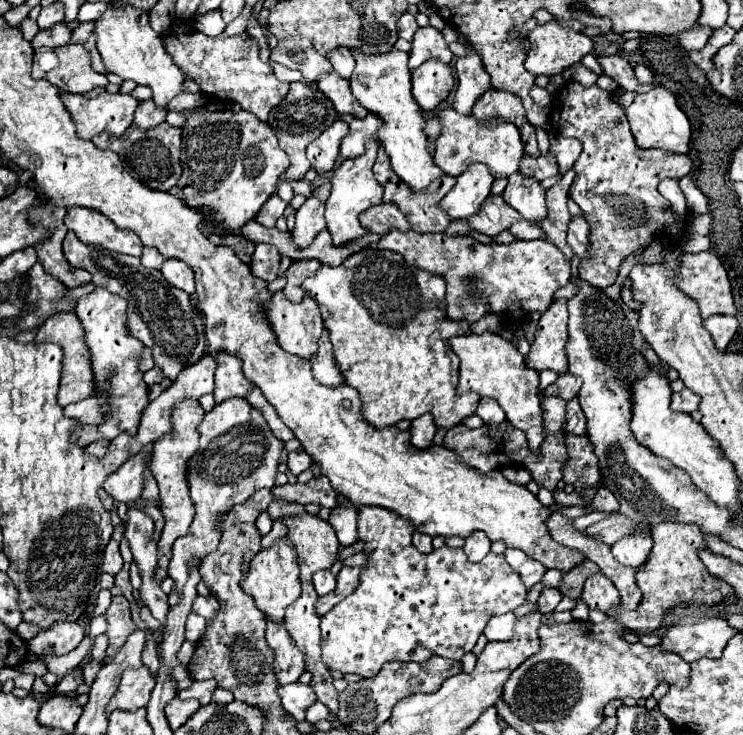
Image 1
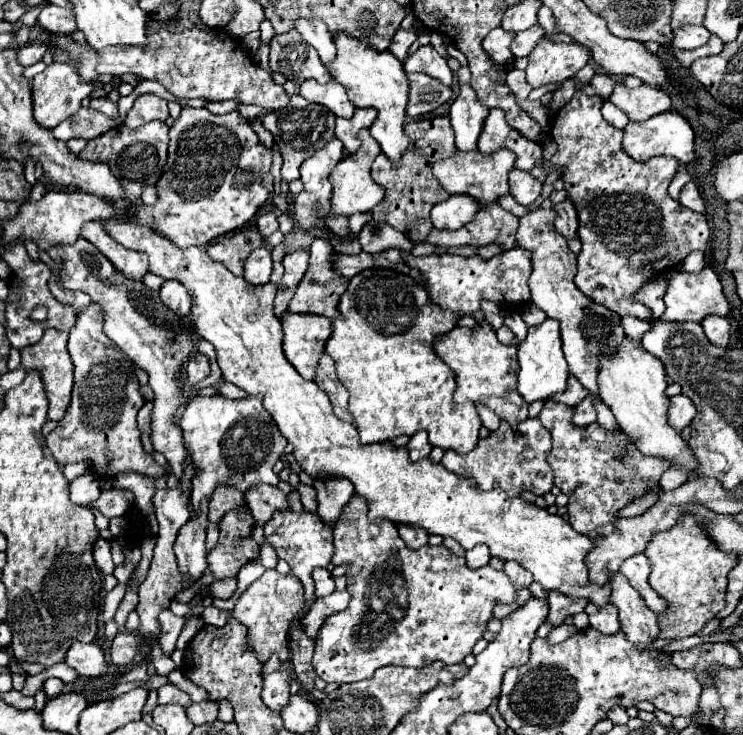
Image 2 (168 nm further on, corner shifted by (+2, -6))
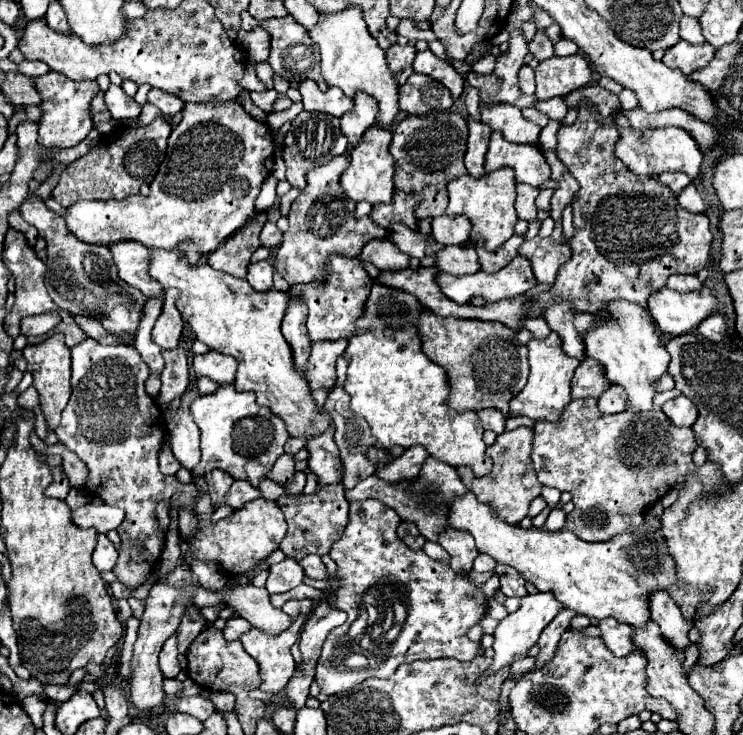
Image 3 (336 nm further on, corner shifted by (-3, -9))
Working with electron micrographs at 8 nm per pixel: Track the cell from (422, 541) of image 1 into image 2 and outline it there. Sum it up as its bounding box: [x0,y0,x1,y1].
[397,525,429,549]

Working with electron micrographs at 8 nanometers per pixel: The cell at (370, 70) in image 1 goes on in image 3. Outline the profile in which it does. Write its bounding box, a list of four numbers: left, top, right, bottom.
[310,8,400,128]

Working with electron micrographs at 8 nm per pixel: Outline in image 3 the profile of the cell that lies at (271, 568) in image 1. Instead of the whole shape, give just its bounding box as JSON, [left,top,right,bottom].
[240,614,306,692]

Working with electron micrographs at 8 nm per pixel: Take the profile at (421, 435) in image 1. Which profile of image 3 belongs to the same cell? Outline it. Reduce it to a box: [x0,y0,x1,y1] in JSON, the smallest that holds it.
[378,446,428,482]

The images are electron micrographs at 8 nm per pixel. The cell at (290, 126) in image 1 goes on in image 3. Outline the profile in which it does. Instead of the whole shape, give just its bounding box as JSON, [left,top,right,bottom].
[282,112,348,188]

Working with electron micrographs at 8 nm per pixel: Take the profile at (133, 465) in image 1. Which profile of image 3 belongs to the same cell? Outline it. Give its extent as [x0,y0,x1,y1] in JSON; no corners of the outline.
[72,504,124,532]

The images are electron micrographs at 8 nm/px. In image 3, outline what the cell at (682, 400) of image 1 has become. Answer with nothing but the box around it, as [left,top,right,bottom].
[662,396,698,426]

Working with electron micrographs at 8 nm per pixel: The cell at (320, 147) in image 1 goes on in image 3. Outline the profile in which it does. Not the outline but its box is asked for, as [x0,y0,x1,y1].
[274,154,386,286]

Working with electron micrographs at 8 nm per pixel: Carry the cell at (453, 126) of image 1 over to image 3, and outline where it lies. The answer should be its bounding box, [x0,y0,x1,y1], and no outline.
[446,168,518,250]

